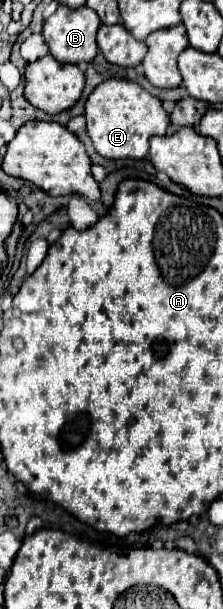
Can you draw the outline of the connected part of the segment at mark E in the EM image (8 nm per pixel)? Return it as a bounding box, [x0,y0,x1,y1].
[84,78,168,160]

